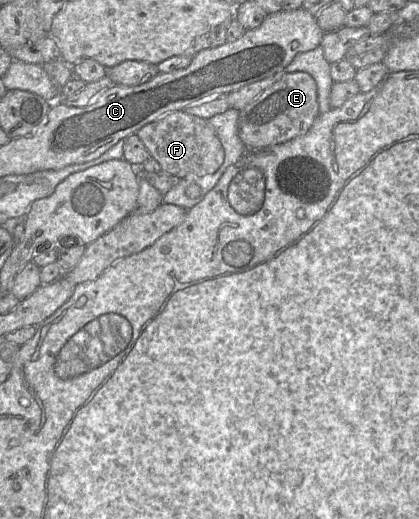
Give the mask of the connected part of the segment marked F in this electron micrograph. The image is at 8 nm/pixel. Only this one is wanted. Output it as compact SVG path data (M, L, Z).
M184 110L164 115L136 132L139 139L161 166L176 180L188 174L205 176L213 174L224 161L224 149L208 119L187 114Z

